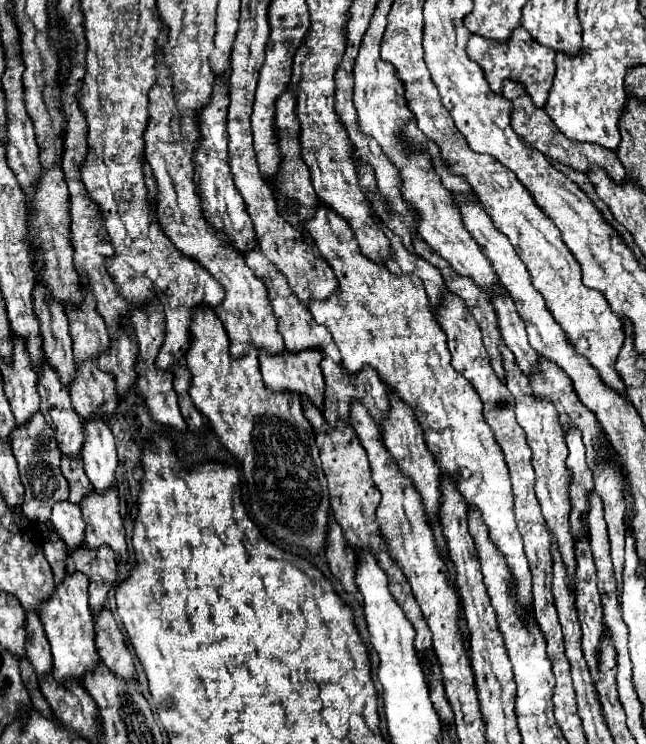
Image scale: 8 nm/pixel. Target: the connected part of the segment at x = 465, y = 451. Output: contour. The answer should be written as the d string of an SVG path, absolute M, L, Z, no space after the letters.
M322 204L316 210L316 218L308 220L306 232L314 238L316 248L340 282L336 296L322 302L314 300L308 306L314 320L330 330L342 352L342 366L350 374L364 366L374 368L380 380L412 408L440 472L452 478L466 506L482 514L492 544L502 552L512 572L518 606L528 616L532 608L530 568L512 512L512 486L504 454L482 418L482 402L476 390L450 364L446 334L430 312L424 284L418 276L398 278L384 266L364 258L348 222Z

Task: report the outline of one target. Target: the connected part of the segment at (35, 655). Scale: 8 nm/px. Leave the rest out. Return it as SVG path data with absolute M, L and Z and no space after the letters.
M26 614L26 654L32 662L36 676L44 678L52 672L52 652L46 640L44 628L40 624L38 614Z

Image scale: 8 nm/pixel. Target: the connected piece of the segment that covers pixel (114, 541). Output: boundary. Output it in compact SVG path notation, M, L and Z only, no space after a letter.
M108 490L104 496L92 492L88 498L82 500L80 508L82 518L86 522L86 546L108 546L116 552L120 562L126 562L130 554L124 538L124 524L118 510L118 494L114 490Z

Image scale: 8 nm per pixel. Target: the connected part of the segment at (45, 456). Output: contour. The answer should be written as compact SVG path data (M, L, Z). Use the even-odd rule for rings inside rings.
M42 412L34 414L32 420L26 426L14 428L12 432L12 452L20 468L20 478L26 488L24 498L24 516L28 516L36 524L44 524L50 518L52 506L56 502L64 502L68 498L68 482L60 472L60 450L56 444L56 438L52 434L52 428L46 424Z

